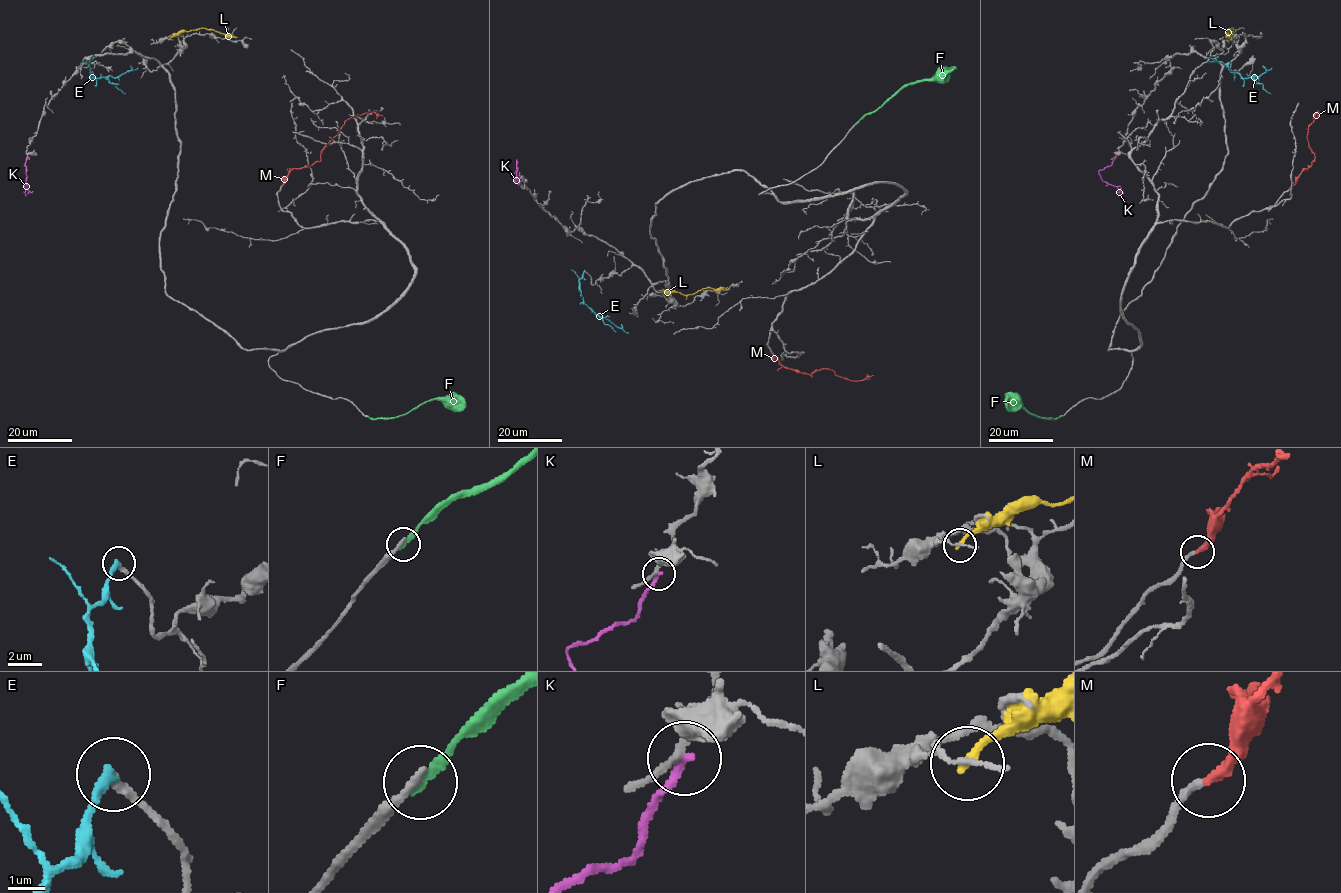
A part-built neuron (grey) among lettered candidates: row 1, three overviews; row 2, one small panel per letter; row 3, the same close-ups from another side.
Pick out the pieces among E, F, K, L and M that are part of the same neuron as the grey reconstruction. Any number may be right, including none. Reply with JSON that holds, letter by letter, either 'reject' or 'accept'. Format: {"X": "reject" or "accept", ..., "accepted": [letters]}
{"E": "reject", "F": "reject", "K": "reject", "L": "reject", "M": "accept", "accepted": ["M"]}

